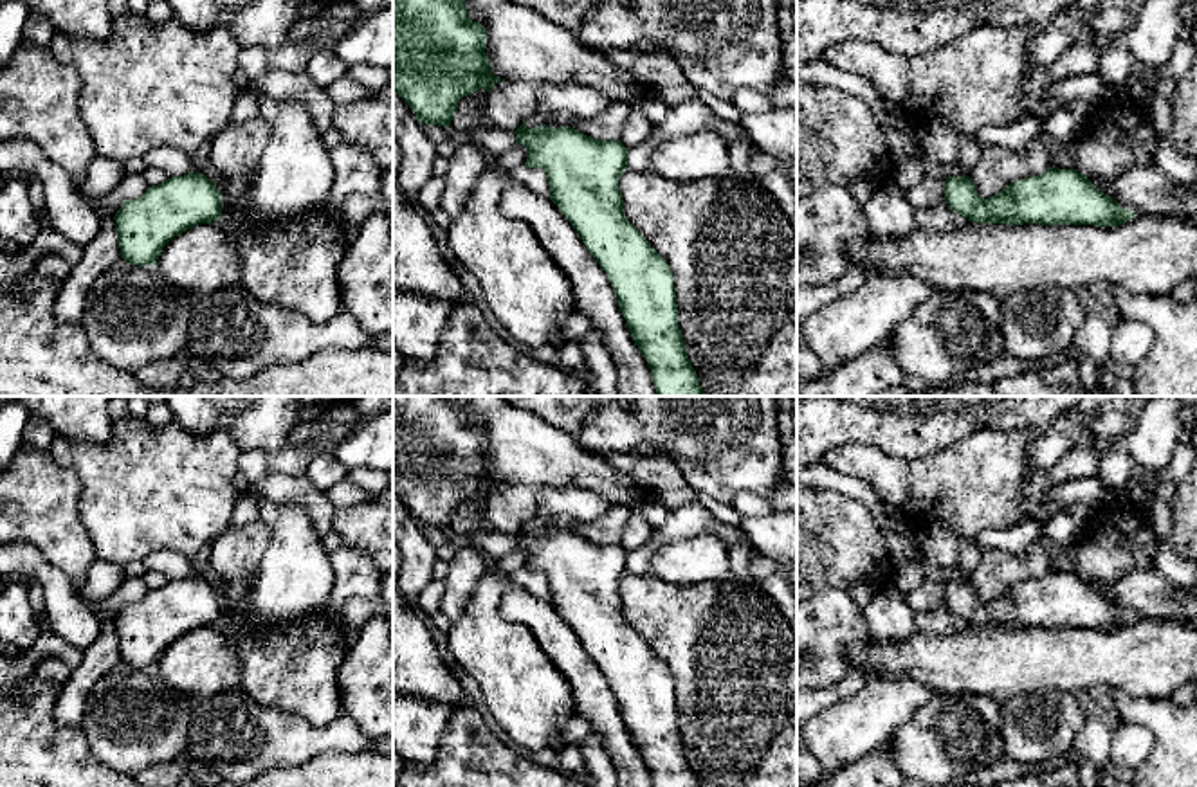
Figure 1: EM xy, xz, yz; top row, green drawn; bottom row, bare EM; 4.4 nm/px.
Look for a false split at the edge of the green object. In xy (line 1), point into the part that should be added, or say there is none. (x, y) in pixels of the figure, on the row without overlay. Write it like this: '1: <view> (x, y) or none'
1: none

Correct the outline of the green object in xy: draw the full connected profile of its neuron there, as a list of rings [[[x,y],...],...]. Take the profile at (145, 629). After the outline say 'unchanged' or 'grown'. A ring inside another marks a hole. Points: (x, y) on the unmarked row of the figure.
[[[204,576],[171,580],[135,603],[123,603],[114,620],[121,661],[151,670],[175,639],[218,625],[220,616],[220,594]]]; unchanged

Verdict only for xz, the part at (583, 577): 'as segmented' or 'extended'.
as segmented

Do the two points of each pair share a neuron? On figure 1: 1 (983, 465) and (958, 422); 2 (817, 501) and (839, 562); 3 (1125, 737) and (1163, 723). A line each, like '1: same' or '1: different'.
1: different
2: same
3: different

